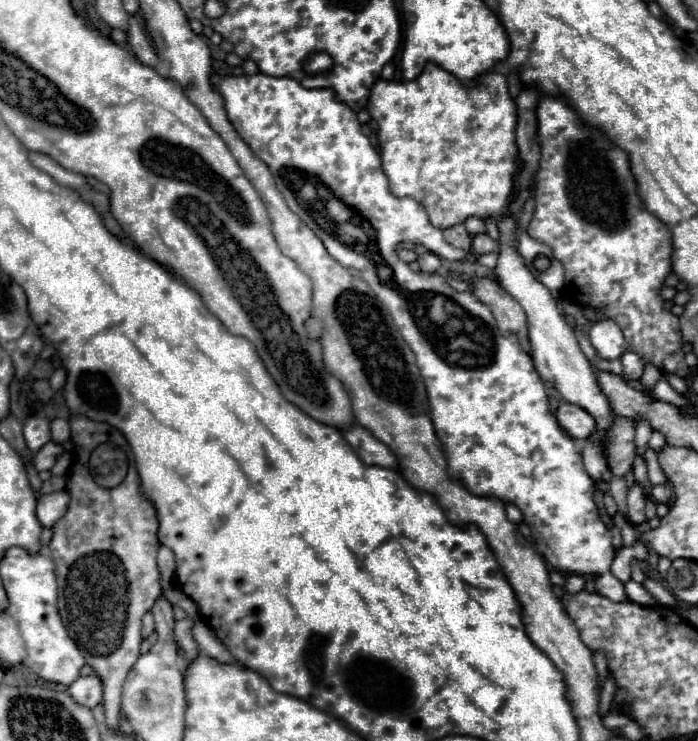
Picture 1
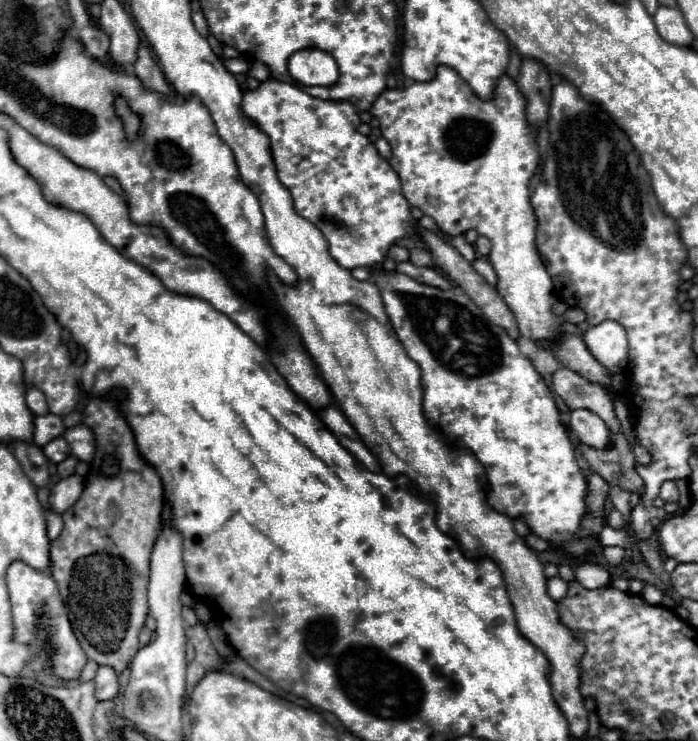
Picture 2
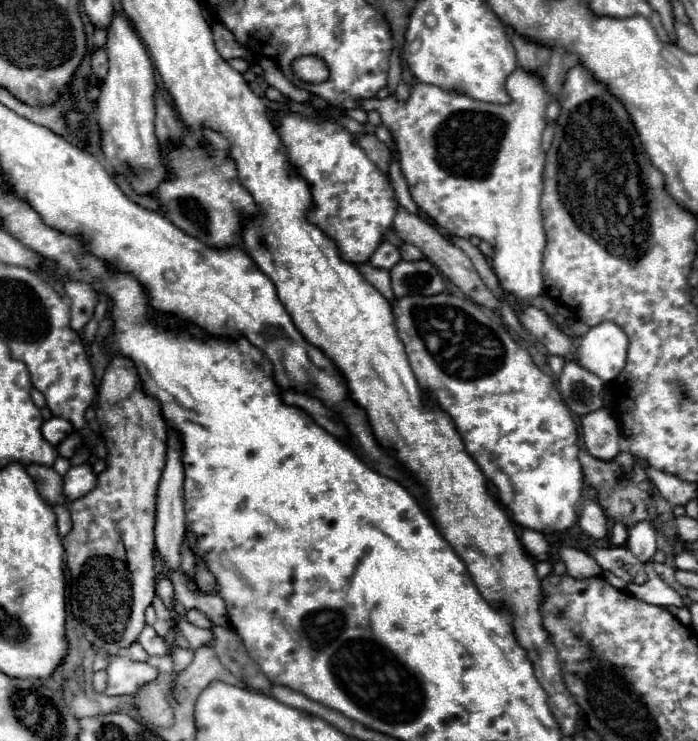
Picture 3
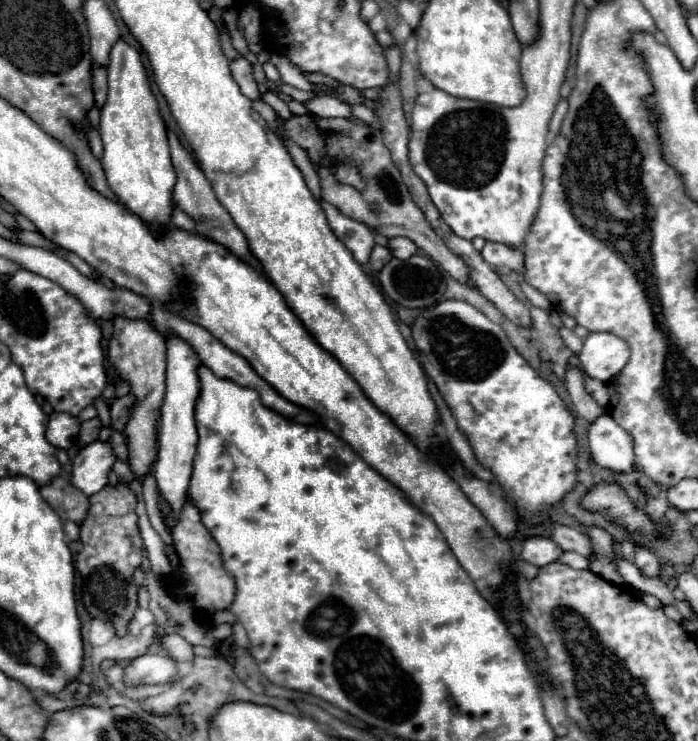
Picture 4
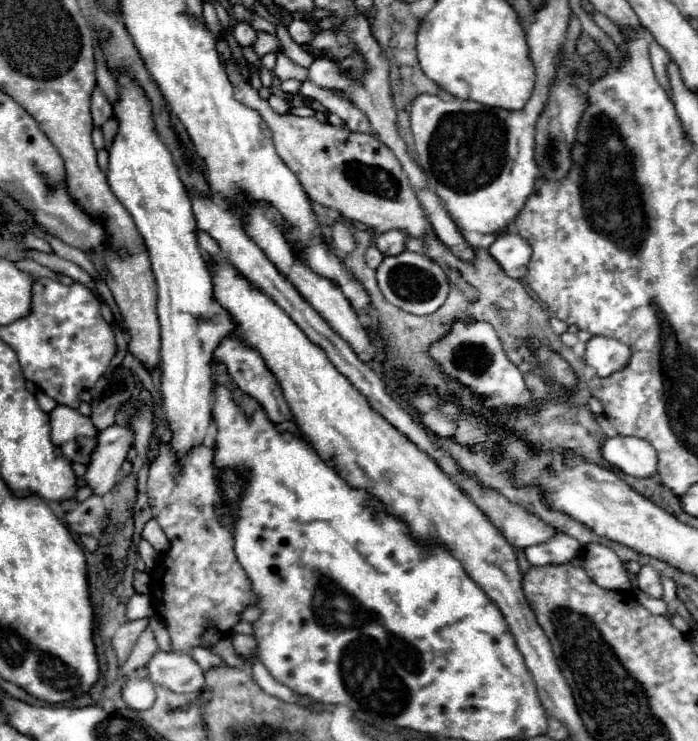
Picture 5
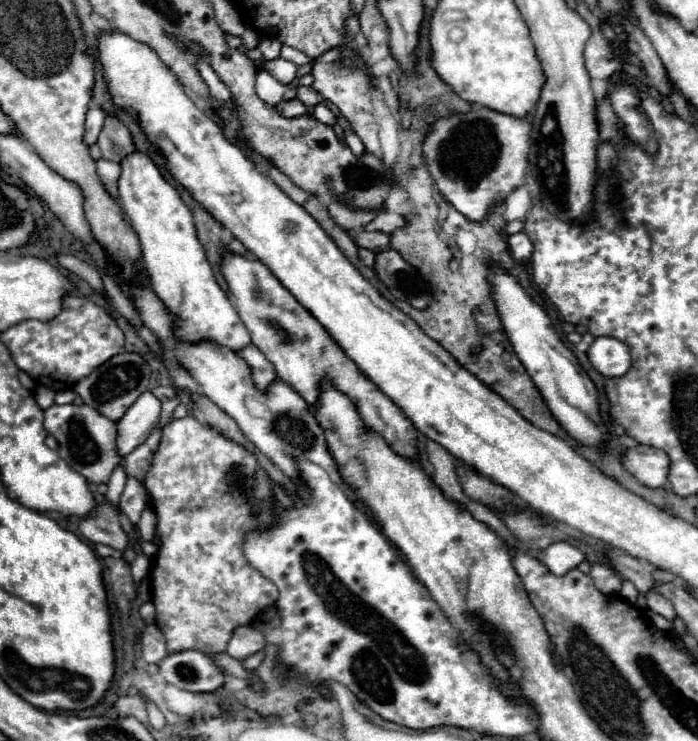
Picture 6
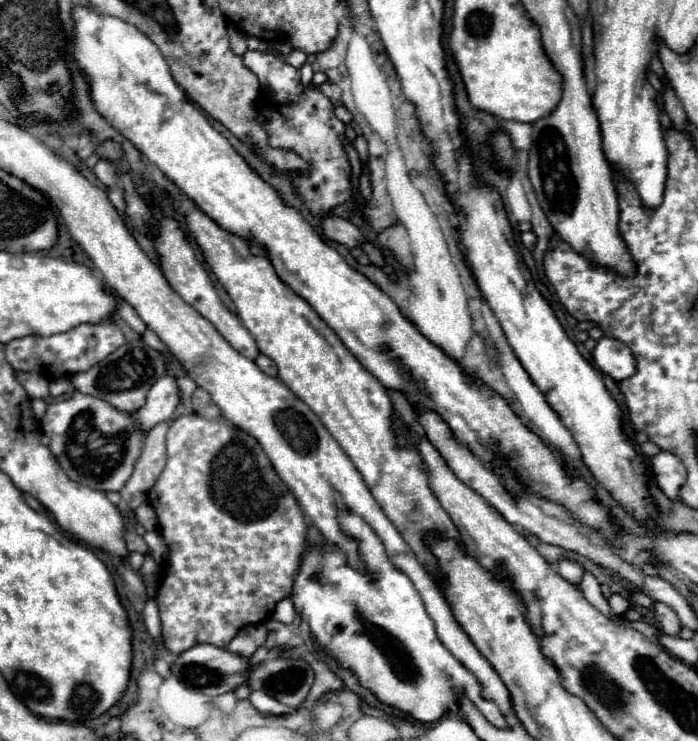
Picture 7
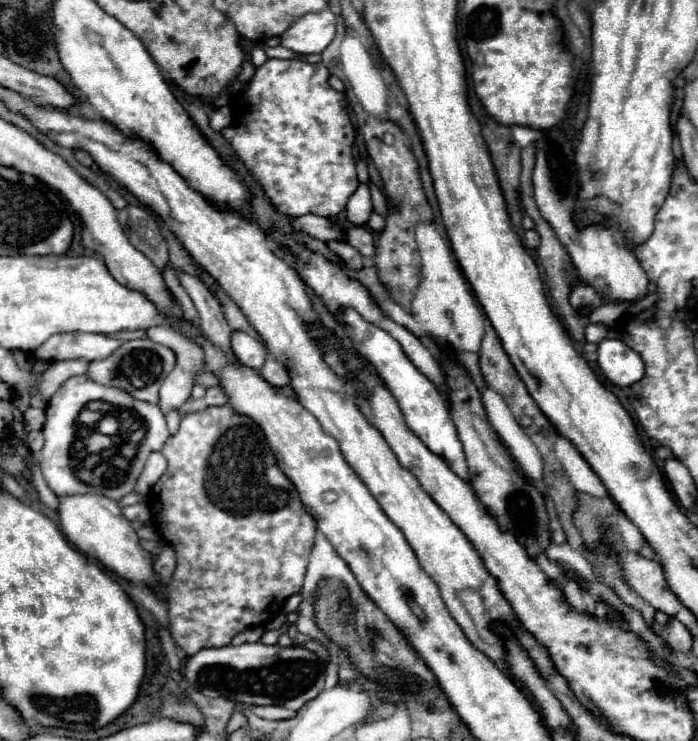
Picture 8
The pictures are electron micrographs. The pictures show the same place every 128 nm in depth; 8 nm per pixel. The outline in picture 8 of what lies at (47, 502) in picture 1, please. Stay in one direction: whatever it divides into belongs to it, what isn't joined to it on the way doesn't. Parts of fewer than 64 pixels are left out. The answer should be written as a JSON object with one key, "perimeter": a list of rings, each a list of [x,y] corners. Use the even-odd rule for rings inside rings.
{"perimeter":[[[156,326],[156,328],[148,328],[146,332],[152,342],[172,348],[178,356],[176,368],[168,374],[168,378],[164,380],[164,384],[160,388],[158,404],[160,404],[162,412],[166,414],[174,408],[180,408],[190,398],[196,374],[202,372],[206,366],[204,348],[196,340],[186,338],[184,334],[180,334],[178,330],[170,328],[170,326]]]}

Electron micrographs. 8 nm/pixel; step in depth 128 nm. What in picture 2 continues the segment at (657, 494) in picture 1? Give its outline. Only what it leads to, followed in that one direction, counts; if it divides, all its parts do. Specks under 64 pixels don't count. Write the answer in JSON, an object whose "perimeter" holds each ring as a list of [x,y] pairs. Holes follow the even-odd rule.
{"perimeter":[[[666,480],[666,482],[660,486],[660,498],[662,498],[664,502],[678,502],[678,486],[676,486],[676,482]]]}

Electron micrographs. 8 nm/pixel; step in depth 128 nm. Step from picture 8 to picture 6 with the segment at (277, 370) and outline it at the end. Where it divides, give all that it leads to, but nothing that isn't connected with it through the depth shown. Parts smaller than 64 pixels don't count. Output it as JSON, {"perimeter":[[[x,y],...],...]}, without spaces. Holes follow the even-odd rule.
{"perimeter":[[[254,344],[246,346],[240,352],[240,356],[250,364],[252,376],[254,376],[254,384],[256,384],[258,390],[266,390],[278,378],[276,372],[274,372],[274,366],[268,362],[268,358]]]}

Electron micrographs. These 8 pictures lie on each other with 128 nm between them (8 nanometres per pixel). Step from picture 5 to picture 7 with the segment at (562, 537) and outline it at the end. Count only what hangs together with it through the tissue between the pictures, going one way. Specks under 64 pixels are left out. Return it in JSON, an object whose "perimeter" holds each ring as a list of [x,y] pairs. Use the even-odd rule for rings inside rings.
{"perimeter":[[[560,560],[558,566],[556,566],[556,570],[558,570],[558,574],[560,574],[564,580],[568,580],[568,582],[574,584],[574,586],[578,586],[578,584],[582,582],[584,570],[582,570],[582,566],[580,566],[578,562],[574,562],[574,560]]]}

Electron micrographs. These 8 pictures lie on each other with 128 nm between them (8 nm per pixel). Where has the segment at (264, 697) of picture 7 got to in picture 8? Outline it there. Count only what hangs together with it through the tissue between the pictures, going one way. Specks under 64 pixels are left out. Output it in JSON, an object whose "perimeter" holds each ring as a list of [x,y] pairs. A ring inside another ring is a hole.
{"perimeter":[[[254,706],[252,712],[260,718],[266,718],[266,720],[288,720],[288,718],[296,716],[296,712],[282,708],[282,706]]]}

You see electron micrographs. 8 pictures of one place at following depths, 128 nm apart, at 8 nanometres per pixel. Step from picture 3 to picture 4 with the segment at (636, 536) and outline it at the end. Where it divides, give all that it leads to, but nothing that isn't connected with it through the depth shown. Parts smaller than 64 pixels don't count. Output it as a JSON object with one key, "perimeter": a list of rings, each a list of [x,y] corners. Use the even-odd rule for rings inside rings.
{"perimeter":[[[638,546],[636,548],[636,568],[640,568],[640,572],[644,572],[644,576],[658,576],[660,574],[660,564],[658,558],[648,550]]]}

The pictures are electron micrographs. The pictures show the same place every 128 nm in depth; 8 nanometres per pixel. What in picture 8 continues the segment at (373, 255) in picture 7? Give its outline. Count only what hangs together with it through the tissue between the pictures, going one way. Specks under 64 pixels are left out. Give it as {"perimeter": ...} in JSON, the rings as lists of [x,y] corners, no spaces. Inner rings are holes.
{"perimeter":[[[352,226],[344,232],[344,242],[348,242],[350,246],[354,246],[362,256],[370,258],[374,252],[374,236],[362,228],[362,226]]]}

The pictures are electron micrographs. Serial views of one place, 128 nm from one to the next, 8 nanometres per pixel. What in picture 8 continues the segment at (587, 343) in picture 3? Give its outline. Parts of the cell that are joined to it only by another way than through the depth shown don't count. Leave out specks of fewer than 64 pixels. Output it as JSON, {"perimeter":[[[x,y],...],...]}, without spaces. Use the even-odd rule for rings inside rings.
{"perimeter":[[[606,338],[598,344],[598,366],[602,374],[620,388],[632,386],[644,376],[642,358],[616,338]]]}

